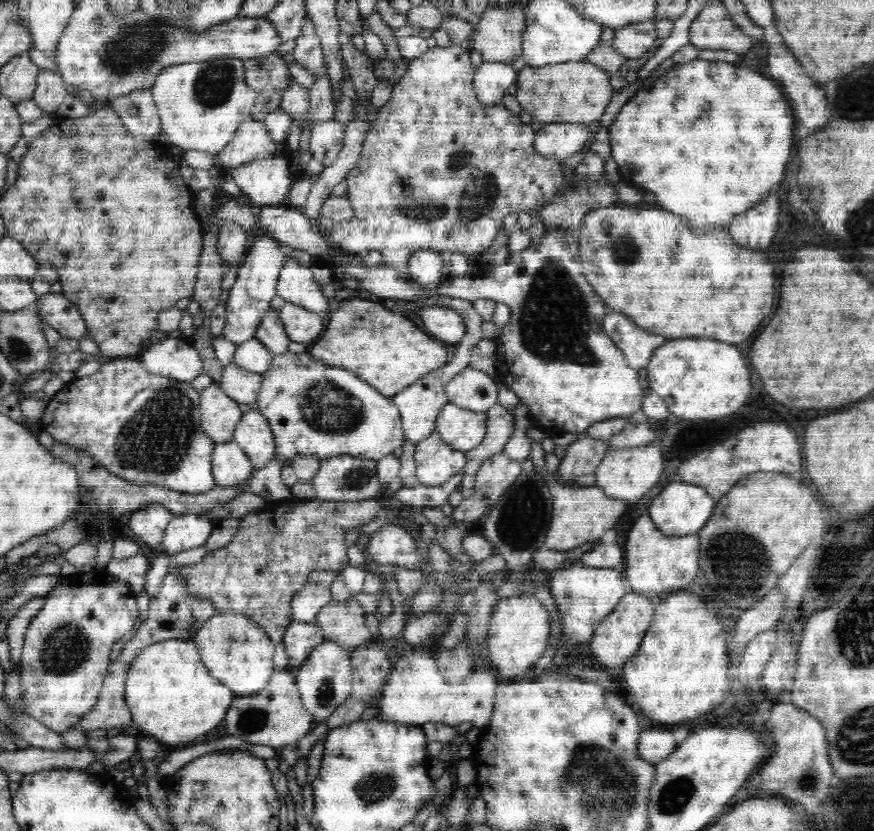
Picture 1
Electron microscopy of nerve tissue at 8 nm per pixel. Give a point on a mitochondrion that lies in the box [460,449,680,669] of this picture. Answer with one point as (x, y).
(521, 517)

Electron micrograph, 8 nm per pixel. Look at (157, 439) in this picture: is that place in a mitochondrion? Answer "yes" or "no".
yes

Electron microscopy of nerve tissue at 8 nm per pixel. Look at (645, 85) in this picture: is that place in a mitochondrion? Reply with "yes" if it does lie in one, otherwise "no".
no

